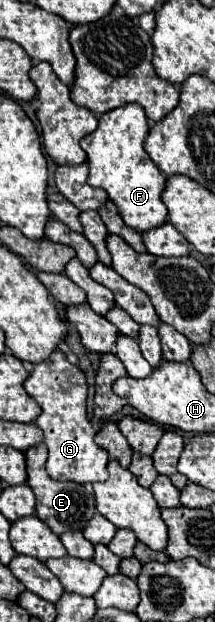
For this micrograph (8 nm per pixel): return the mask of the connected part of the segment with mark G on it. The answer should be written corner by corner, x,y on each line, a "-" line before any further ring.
56,350
52,356
40,364
34,364
32,374
24,384
26,392
40,404
42,414
36,424
44,432
44,442
48,446
48,462
46,470
52,480
68,480
76,484
94,484
106,480
108,452
96,446
94,436
96,430
86,414
86,378
84,372
72,366
66,356

